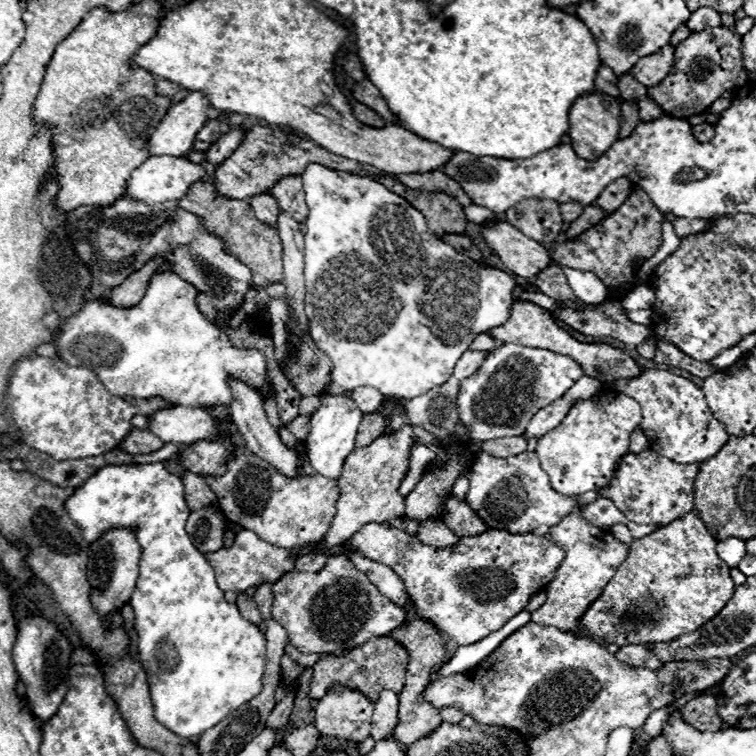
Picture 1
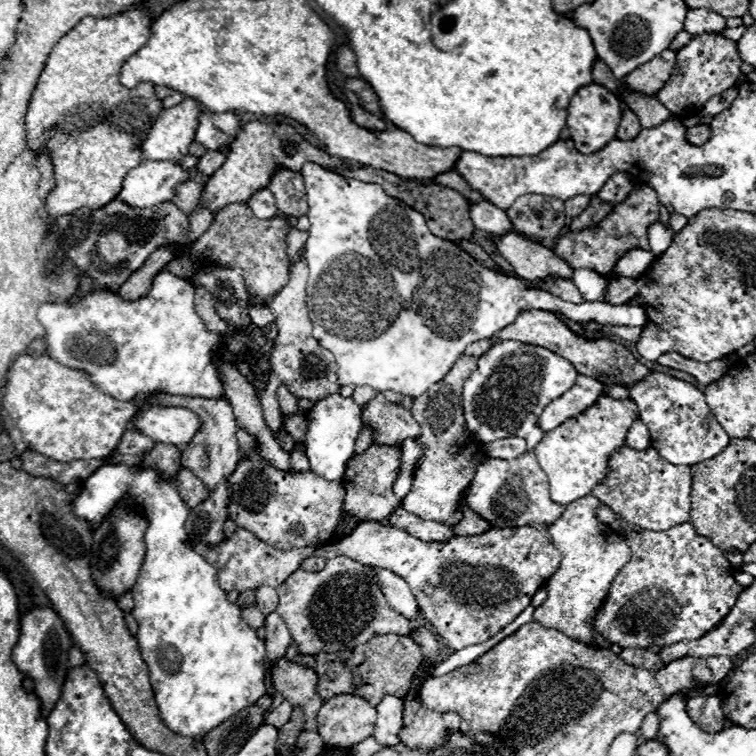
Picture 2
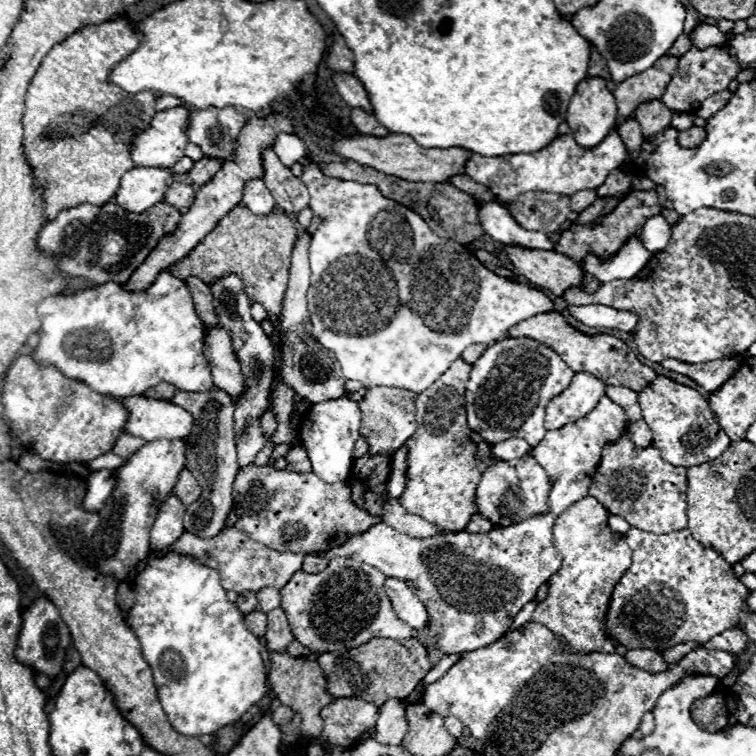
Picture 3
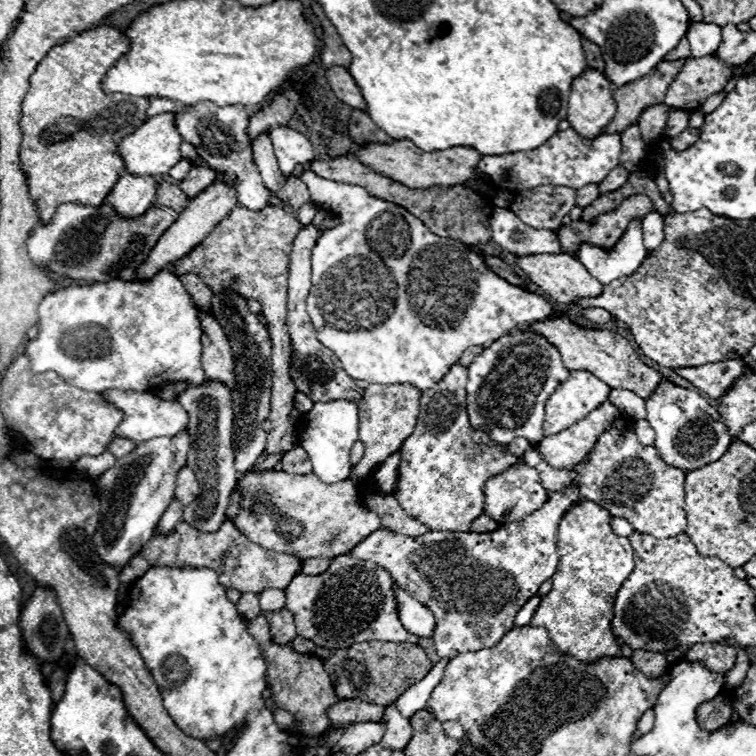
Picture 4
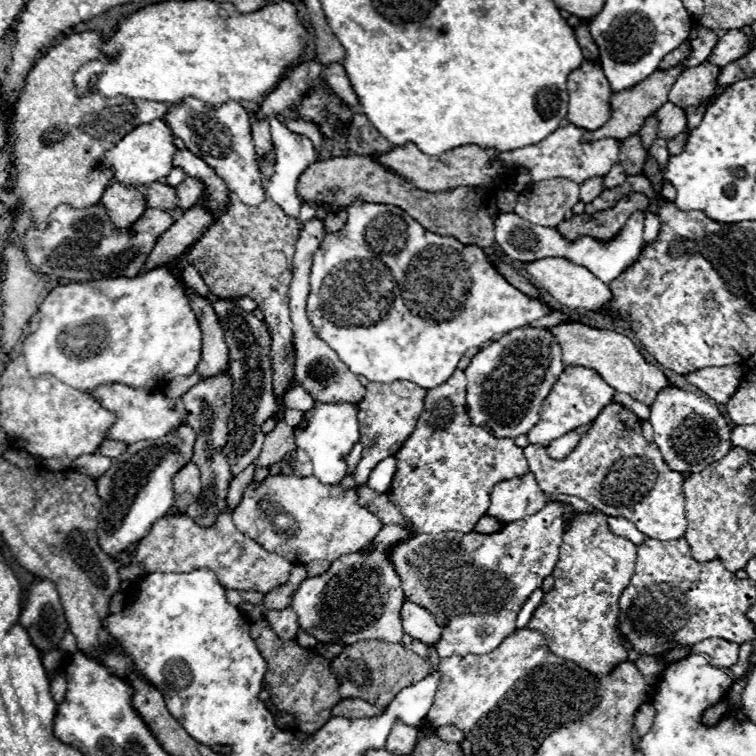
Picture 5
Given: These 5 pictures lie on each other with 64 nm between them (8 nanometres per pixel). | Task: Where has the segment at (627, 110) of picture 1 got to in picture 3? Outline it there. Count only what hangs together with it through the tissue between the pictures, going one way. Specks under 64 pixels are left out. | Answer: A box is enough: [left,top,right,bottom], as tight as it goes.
[616,116,642,156]

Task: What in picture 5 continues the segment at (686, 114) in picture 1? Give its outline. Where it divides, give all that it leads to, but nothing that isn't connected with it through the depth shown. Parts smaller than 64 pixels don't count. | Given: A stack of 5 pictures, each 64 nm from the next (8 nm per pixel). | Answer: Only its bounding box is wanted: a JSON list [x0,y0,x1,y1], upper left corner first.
[668,60,720,108]

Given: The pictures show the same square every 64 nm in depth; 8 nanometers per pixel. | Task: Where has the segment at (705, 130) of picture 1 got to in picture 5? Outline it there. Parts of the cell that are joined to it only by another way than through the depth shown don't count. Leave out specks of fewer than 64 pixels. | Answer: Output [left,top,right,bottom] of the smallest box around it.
[668,132,688,154]

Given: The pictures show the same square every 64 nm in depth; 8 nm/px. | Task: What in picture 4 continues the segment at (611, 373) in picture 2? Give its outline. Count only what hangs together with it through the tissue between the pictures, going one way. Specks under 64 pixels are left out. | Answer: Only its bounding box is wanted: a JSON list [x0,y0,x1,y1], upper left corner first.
[524,316,662,398]

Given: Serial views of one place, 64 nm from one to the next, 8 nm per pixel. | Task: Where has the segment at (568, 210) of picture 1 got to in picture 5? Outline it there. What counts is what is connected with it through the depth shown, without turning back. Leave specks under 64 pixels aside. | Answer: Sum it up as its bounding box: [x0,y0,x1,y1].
[580,178,604,204]

